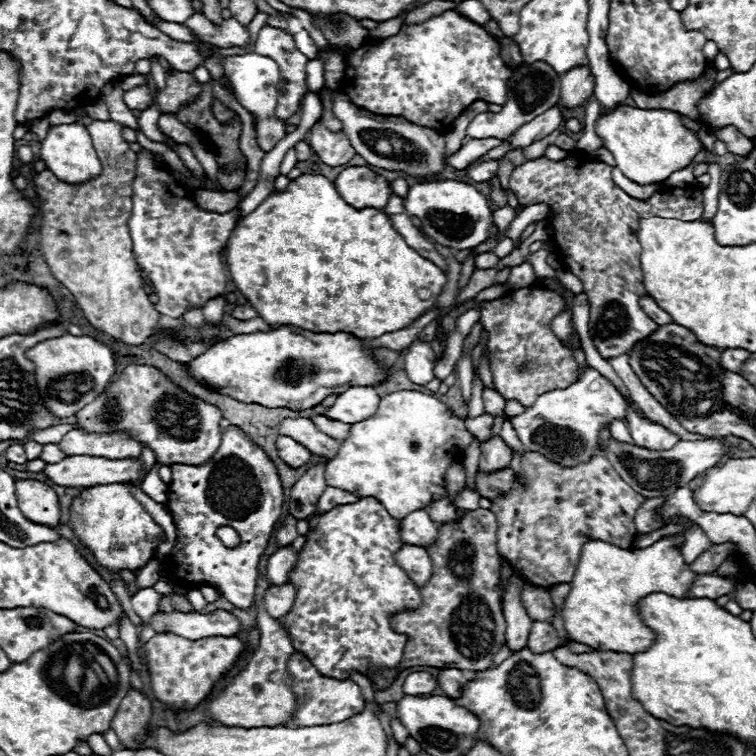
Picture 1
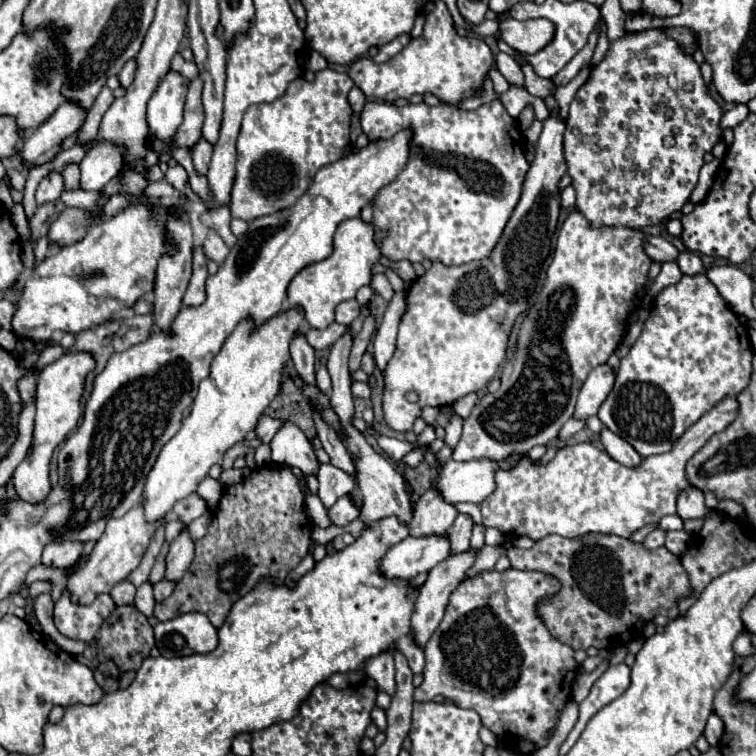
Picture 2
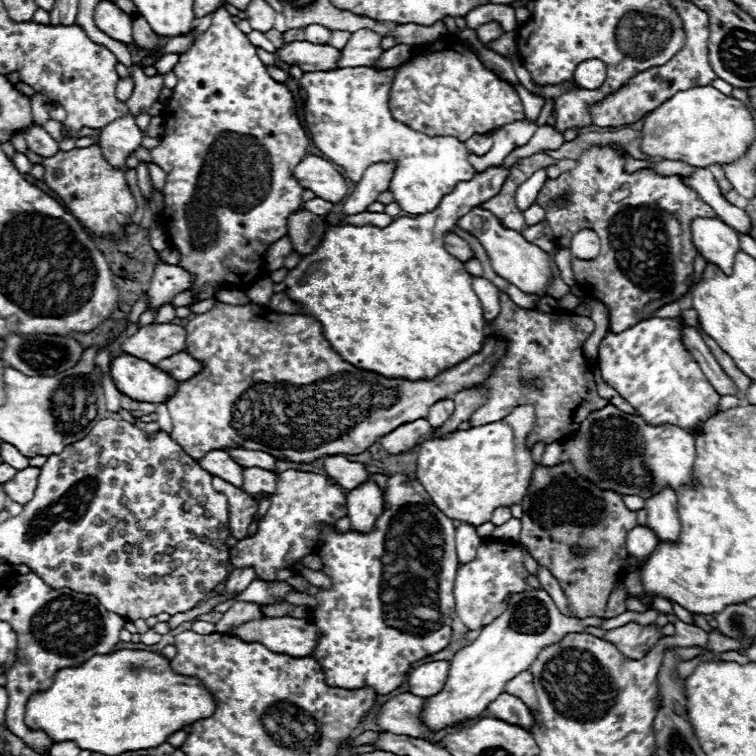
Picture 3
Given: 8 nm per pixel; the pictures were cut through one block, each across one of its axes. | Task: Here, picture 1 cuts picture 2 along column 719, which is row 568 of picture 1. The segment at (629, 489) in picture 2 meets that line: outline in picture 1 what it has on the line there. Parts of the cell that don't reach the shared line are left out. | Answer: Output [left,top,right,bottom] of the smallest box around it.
[396,544,432,586]

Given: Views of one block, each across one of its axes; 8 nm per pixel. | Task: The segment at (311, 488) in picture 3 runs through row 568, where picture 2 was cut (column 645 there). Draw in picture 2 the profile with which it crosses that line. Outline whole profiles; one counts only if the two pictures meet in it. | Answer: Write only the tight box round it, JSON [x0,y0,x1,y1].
[452,212,652,462]

